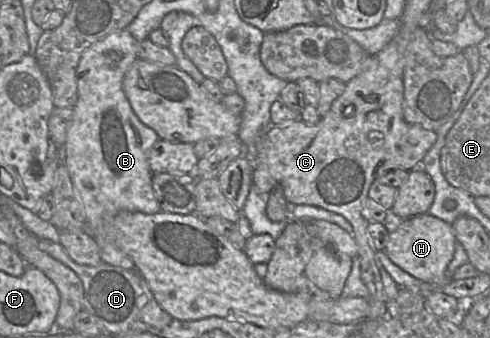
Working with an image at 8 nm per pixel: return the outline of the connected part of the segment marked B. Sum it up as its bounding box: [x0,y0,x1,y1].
[64,29,161,269]

